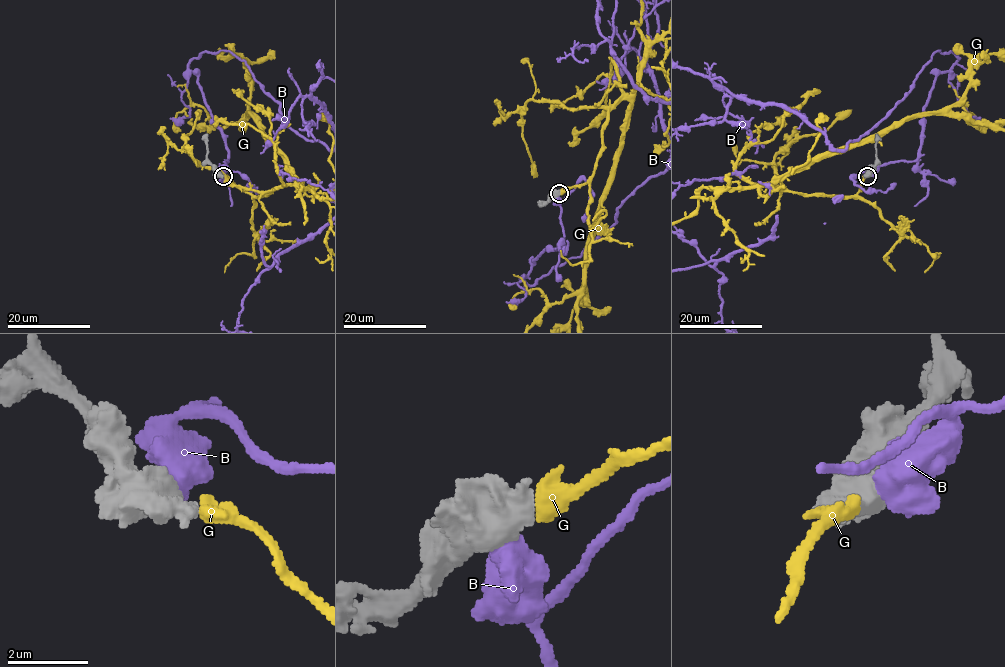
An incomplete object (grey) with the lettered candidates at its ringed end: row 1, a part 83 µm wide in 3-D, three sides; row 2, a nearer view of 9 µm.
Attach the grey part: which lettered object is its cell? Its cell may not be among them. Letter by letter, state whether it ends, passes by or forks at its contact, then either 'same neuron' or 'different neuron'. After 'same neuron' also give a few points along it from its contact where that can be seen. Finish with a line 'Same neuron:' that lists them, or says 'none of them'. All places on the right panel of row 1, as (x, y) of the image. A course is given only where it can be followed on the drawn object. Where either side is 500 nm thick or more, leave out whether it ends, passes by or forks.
B: different neuron
G: same neuron
Same neuron: G

